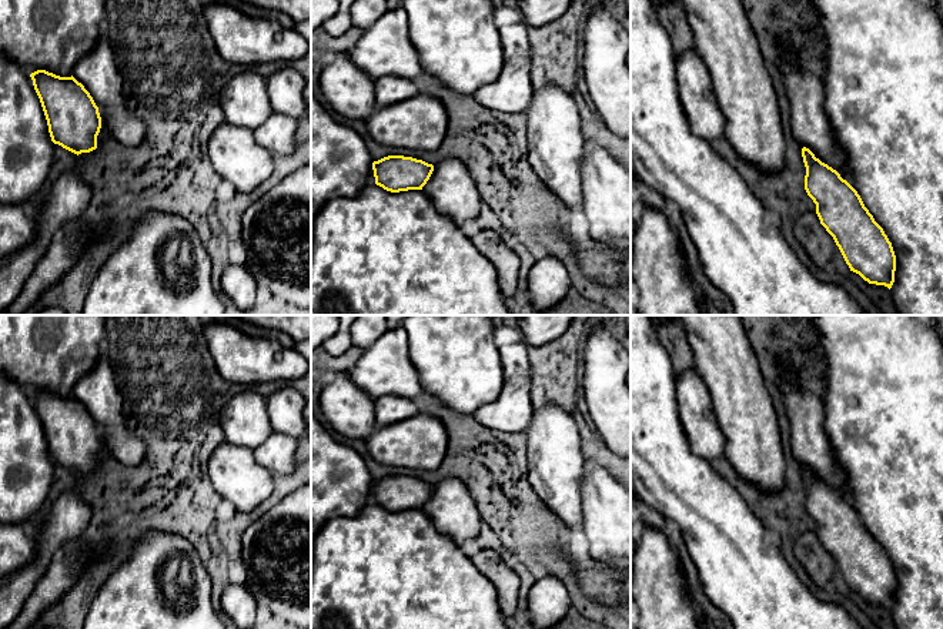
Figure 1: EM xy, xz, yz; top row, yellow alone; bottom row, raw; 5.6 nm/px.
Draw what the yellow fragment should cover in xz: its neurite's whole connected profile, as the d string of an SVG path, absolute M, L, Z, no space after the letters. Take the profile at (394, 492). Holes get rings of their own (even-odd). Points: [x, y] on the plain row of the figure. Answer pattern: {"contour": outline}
{"contour": "M388 475L372 482L375 503L391 512L422 509L434 485L404 475Z"}

